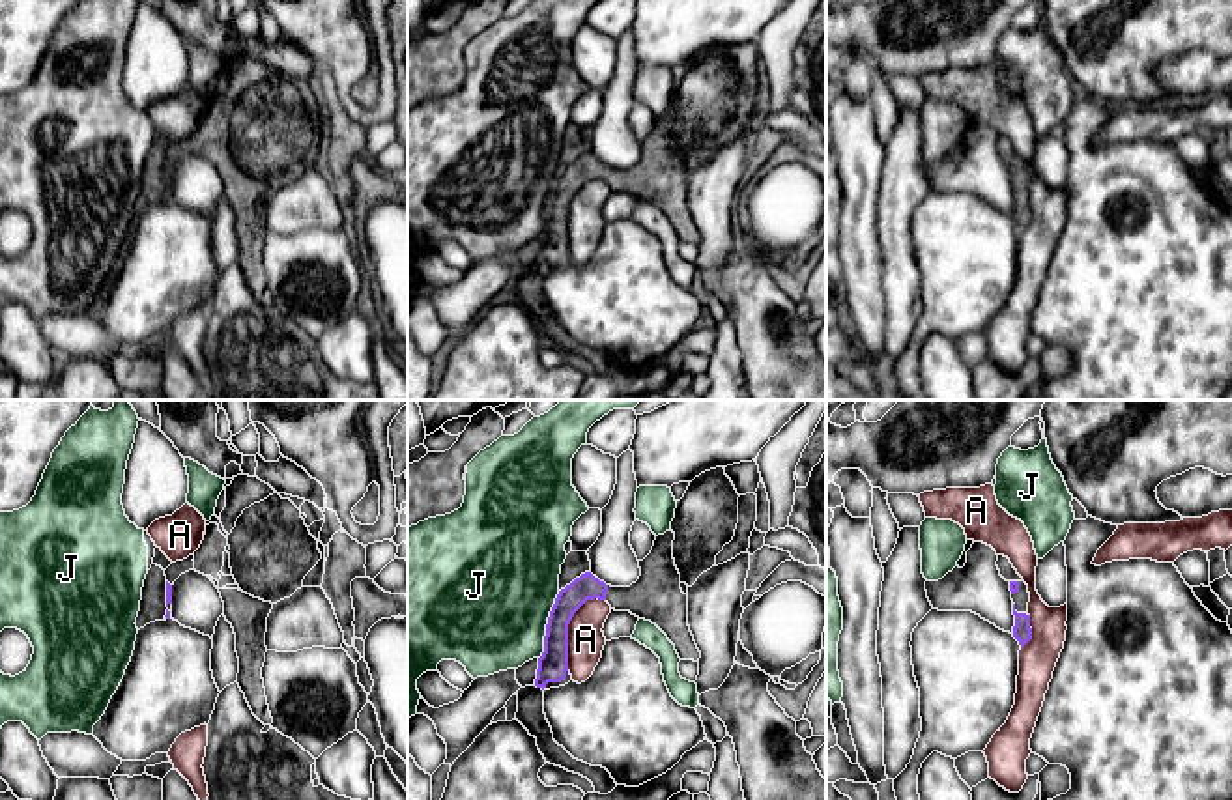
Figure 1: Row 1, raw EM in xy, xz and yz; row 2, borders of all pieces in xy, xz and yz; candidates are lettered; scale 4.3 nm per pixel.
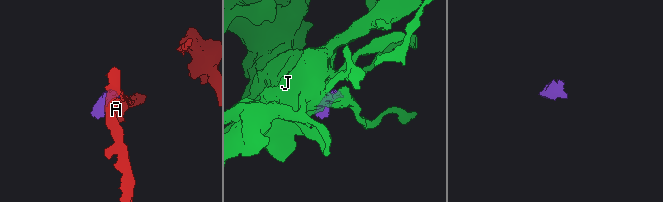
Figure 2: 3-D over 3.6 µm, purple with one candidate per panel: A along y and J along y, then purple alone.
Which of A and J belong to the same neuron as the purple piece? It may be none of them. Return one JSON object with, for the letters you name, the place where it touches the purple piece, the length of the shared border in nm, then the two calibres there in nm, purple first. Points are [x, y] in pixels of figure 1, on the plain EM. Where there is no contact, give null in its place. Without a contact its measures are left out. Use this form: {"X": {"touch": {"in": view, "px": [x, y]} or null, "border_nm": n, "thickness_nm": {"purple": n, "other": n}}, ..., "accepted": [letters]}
{"accepted": []}

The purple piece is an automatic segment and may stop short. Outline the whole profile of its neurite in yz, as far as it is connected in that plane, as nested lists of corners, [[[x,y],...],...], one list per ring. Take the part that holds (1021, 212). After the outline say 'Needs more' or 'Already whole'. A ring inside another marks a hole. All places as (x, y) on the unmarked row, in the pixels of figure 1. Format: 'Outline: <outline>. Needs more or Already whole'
Outline: [[[1010,163],[1010,172],[1015,196],[1013,219],[1019,222],[1021,228],[1024,228],[1032,221],[1030,196],[1028,196],[1028,183],[1030,183],[1028,166],[1024,163]]]. Needs more

